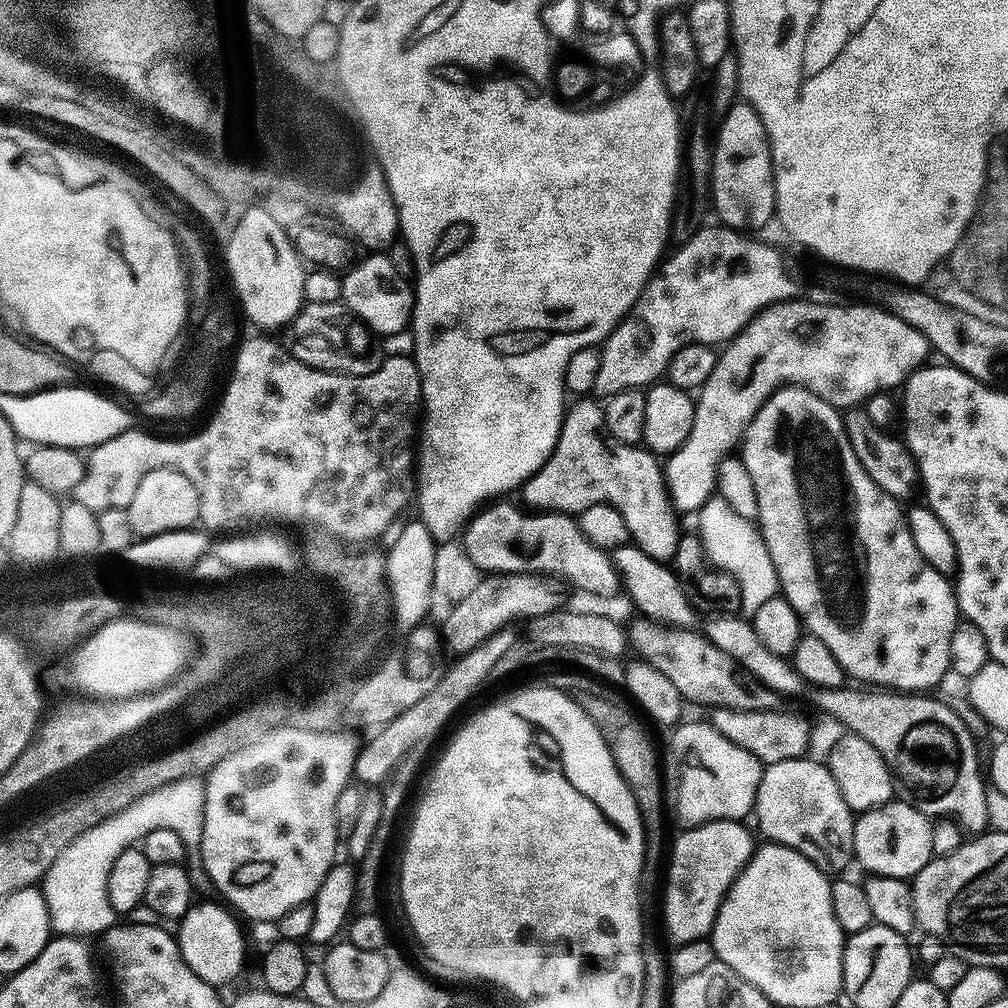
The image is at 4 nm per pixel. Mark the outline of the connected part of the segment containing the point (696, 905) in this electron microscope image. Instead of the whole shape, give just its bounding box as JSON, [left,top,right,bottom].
[664,820,754,945]

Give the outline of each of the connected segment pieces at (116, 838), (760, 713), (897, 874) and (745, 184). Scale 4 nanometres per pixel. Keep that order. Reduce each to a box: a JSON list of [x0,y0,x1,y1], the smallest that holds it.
[[102,775,205,854],[710,708,812,766],[855,802,934,881],[710,102,776,230]]

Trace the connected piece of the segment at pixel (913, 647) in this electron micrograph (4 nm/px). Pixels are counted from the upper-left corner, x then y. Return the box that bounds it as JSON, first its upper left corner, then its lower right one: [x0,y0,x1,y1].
[742,386,958,694]

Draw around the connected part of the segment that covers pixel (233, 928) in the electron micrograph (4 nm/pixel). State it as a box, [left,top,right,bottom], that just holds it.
[178,903,244,986]

